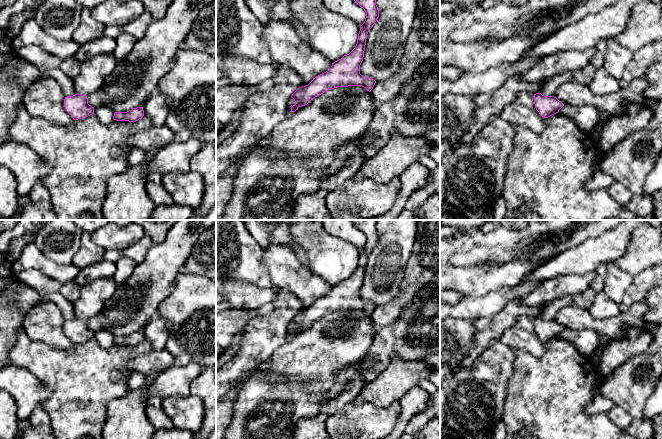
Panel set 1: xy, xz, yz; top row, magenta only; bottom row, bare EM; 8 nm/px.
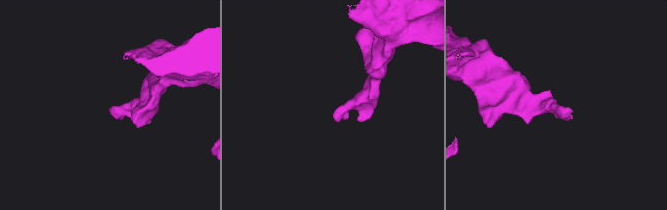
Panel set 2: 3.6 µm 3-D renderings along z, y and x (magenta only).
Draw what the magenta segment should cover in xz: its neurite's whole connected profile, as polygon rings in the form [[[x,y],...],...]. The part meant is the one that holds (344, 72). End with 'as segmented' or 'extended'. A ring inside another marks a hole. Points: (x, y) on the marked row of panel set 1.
[[[354,0],[366,12],[364,23],[360,26],[355,48],[341,59],[332,63],[331,68],[316,76],[308,85],[299,87],[292,98],[295,104],[290,112],[295,112],[299,107],[307,105],[315,97],[324,92],[348,86],[362,86],[371,92],[376,81],[360,74],[360,65],[363,61],[367,34],[379,17],[376,0]]]; as segmented

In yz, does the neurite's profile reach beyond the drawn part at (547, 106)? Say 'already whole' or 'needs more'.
already whole

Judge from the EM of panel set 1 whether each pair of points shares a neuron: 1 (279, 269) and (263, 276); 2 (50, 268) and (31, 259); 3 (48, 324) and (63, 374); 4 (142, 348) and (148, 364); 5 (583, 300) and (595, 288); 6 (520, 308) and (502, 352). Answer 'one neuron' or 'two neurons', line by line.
1: two neurons
2: one neuron
3: two neurons
4: two neurons
5: one neuron
6: two neurons

